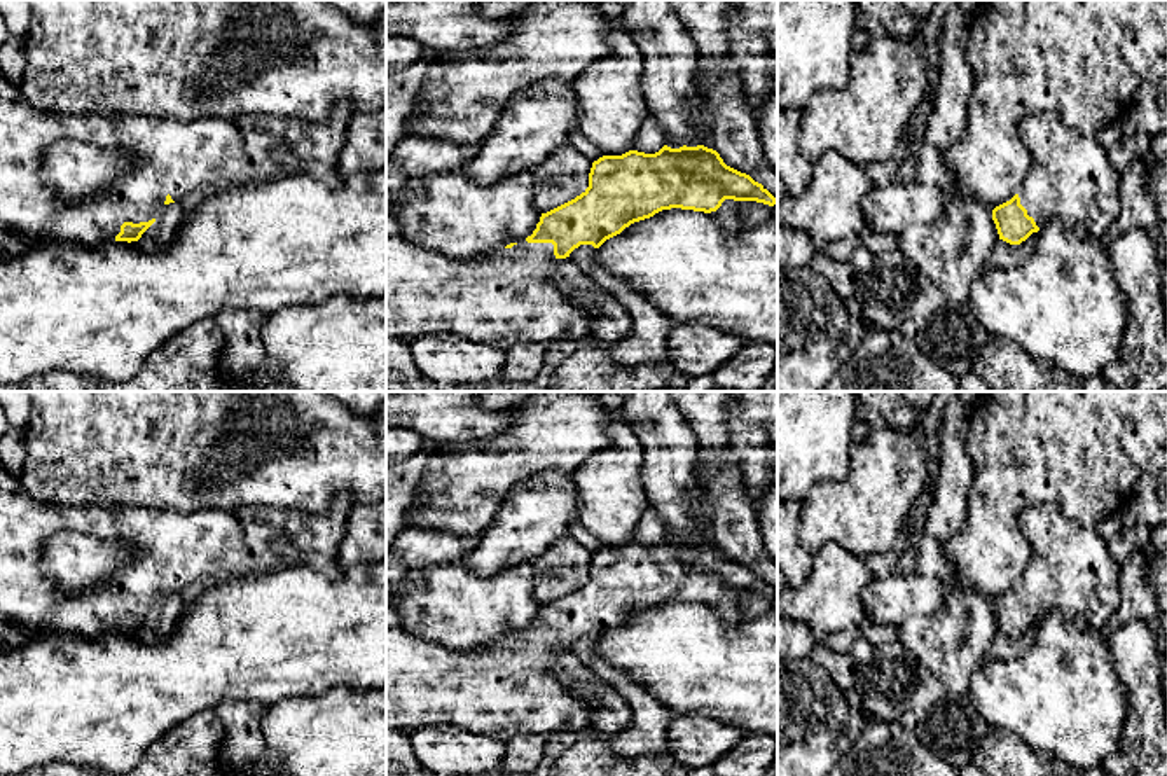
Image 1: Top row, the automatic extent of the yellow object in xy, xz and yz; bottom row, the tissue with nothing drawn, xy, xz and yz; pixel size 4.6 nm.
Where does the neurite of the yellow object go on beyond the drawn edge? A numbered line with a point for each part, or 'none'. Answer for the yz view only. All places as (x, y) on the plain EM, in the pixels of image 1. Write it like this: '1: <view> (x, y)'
1: yz (1071, 568)

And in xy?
1: xy (170, 547)

